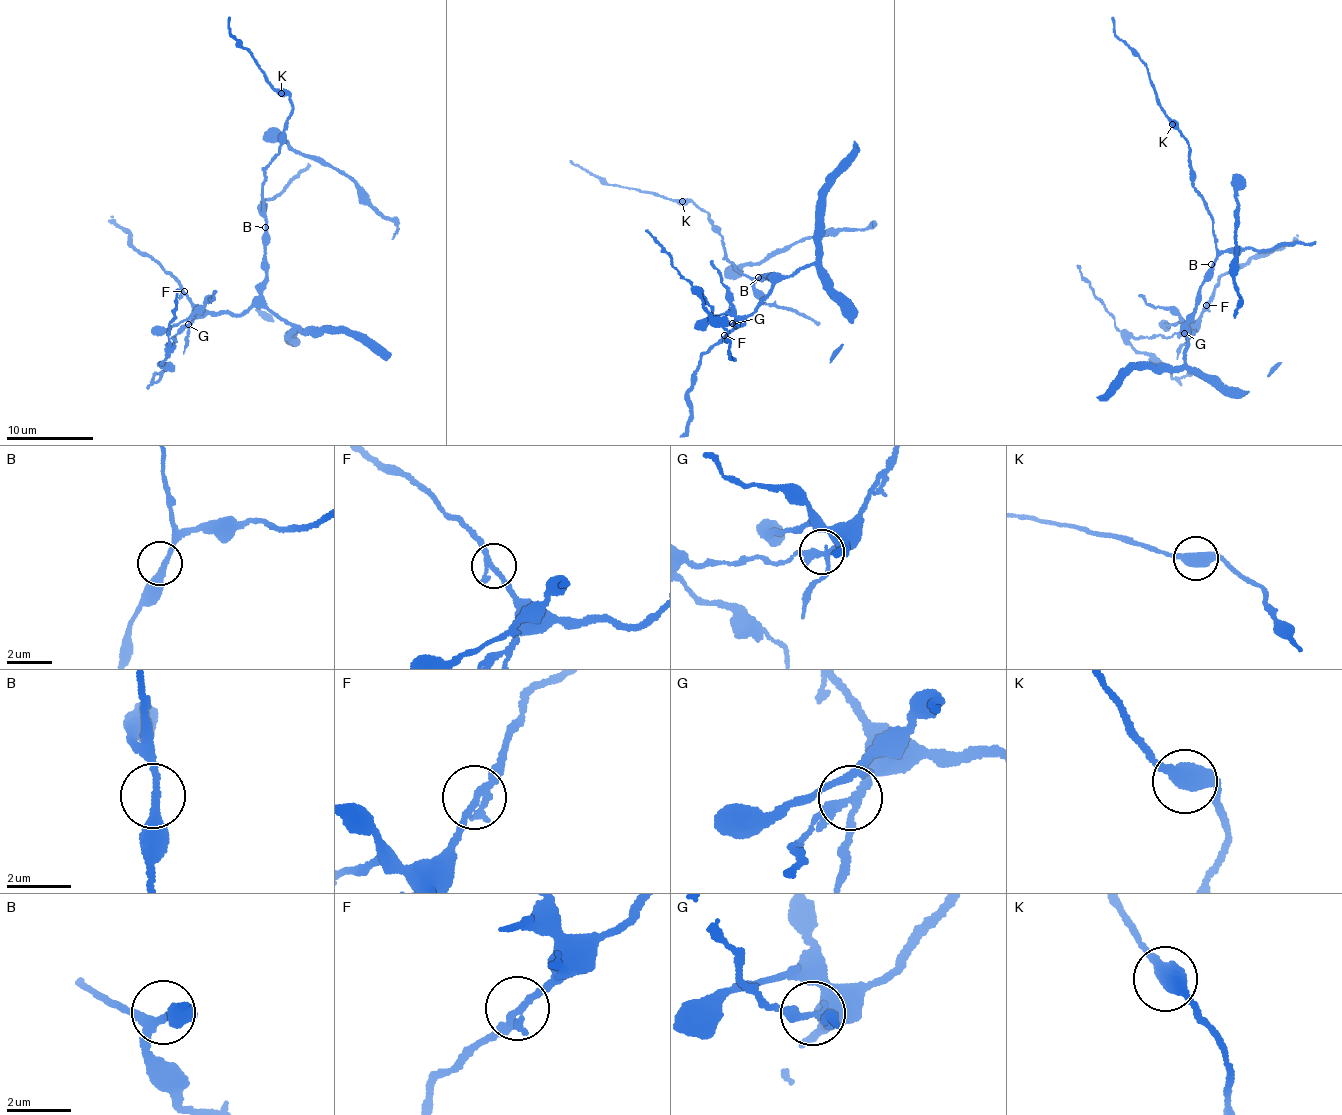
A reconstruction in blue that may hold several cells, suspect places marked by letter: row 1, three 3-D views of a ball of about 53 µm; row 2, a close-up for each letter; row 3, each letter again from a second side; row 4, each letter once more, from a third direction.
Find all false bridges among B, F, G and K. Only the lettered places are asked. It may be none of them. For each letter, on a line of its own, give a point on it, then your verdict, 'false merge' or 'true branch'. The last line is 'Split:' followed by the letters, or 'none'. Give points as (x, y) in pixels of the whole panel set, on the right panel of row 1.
B: at (1211, 264); true branch
F: at (1206, 305); true branch
G: at (1184, 333); false merge
K: at (1172, 124); true branch
Split: G

